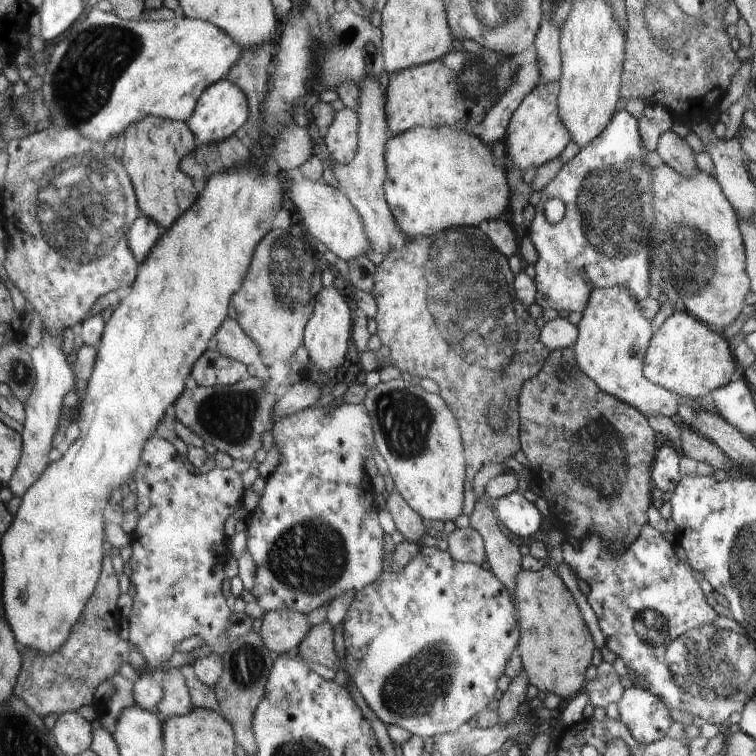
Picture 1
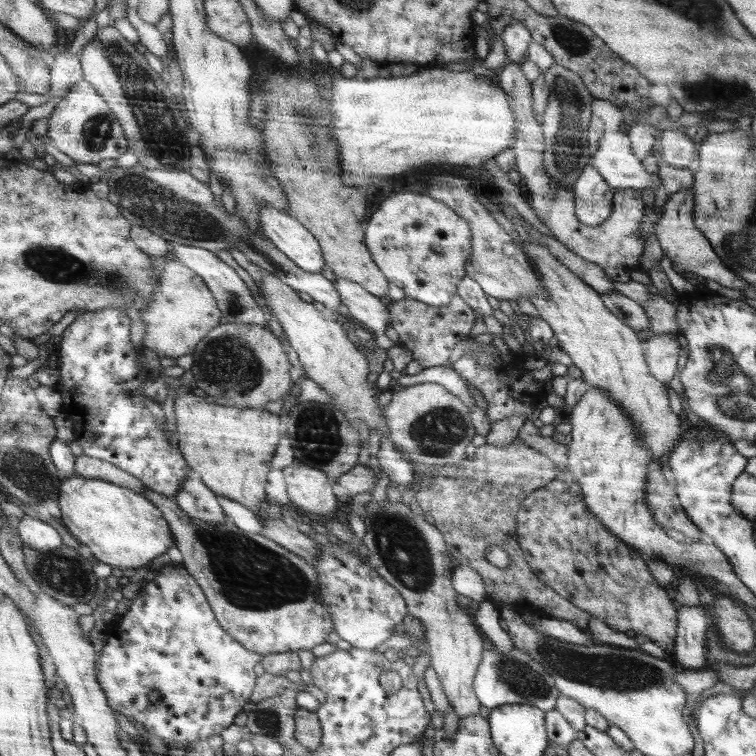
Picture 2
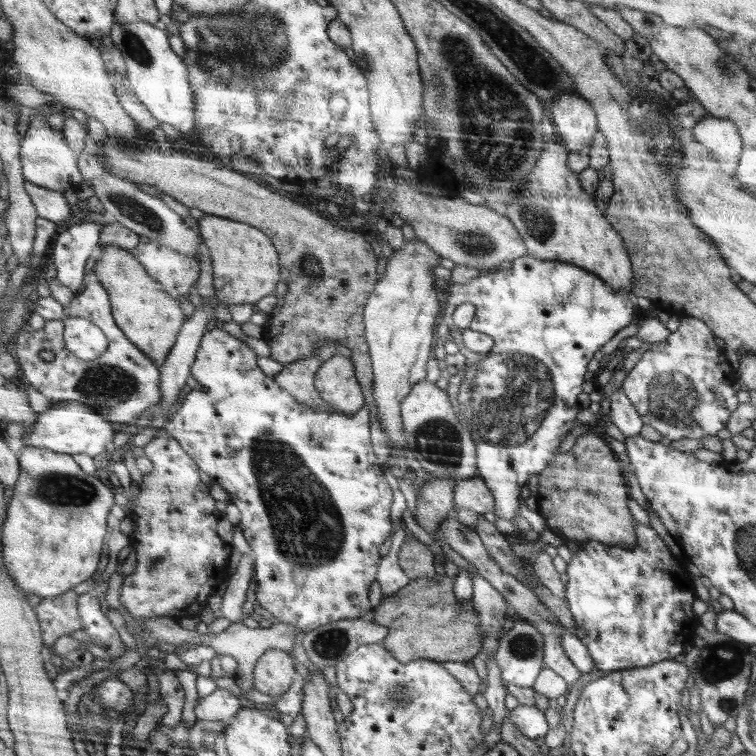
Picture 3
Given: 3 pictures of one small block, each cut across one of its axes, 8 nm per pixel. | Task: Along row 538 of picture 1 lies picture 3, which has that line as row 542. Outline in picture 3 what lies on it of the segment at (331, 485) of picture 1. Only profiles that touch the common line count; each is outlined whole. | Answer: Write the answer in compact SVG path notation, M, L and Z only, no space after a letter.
M214 328L206 331L198 347L196 358L190 367L192 378L200 384L200 388L192 389L177 413L172 414L164 430L170 437L177 440L181 447L189 452L194 462L201 467L201 472L210 485L221 486L230 495L232 504L240 510L241 520L238 527L245 536L246 542L254 551L255 573L257 580L256 602L264 610L268 610L280 623L294 625L300 632L308 632L319 626L338 622L342 619L354 619L364 616L372 606L368 602L368 588L374 578L380 563L380 544L392 532L390 522L390 504L392 504L392 490L386 486L386 478L378 466L378 458L372 452L370 444L370 428L368 428L368 405L362 405L362 410L356 414L346 415L334 413L329 409L314 412L313 407L299 403L286 389L283 389L272 377L268 378L256 364L258 356L252 348L248 348L242 340L234 340L224 329Z

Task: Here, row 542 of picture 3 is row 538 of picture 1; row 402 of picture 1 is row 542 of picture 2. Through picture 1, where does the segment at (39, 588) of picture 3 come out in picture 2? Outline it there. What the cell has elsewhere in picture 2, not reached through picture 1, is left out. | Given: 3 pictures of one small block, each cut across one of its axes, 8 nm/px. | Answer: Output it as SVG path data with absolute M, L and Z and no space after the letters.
M83 475L64 479L59 500L66 526L94 550L98 561L112 568L144 570L144 566L176 545L162 511L143 495L114 482Z

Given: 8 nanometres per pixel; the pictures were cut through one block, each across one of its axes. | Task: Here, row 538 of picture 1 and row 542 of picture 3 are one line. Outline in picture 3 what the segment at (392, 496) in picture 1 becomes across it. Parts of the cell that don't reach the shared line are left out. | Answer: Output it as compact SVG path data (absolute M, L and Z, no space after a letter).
M406 530L406 539L401 544L397 562L410 580L417 578L434 578L434 556L429 546L422 543Z

